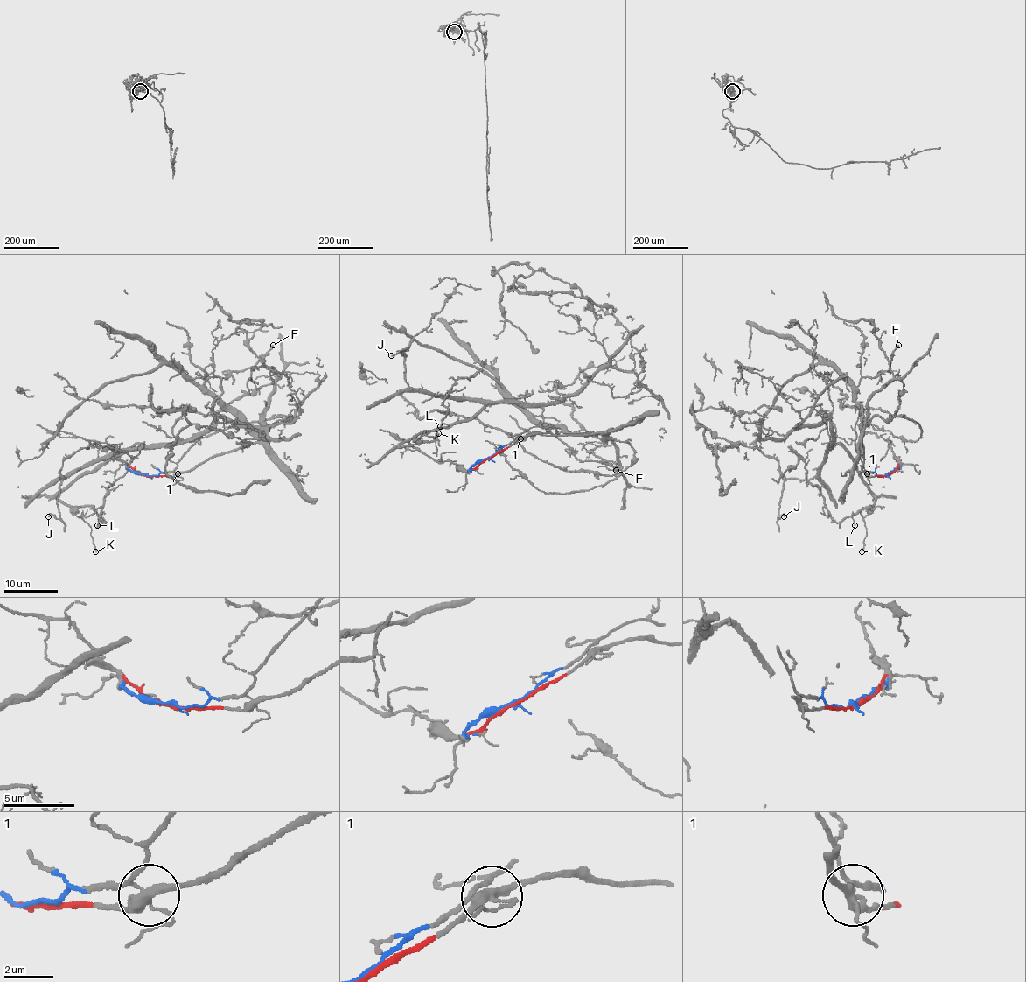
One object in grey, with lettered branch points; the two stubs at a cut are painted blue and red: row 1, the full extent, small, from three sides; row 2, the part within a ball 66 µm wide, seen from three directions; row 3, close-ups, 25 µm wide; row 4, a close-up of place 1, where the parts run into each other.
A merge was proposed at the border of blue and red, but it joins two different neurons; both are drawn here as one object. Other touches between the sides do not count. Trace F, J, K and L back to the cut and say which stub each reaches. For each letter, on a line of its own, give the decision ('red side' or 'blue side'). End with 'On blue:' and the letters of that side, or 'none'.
F: red side
J: blue side
K: blue side
L: blue side
On blue: J, K, L

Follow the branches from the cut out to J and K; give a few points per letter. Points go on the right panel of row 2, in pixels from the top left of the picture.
J: (887, 474), (868, 473), (855, 444), (835, 436), (819, 470), (808, 480), (785, 481), (778, 517), (785, 515)
K: (887, 474), (868, 473), (853, 441), (836, 436), (831, 441), (851, 456), (875, 499), (863, 517), (861, 552)

